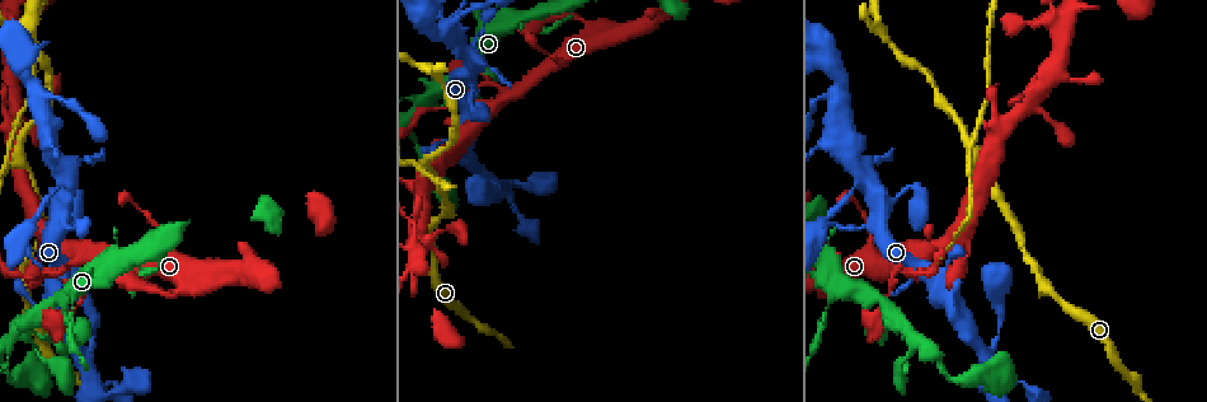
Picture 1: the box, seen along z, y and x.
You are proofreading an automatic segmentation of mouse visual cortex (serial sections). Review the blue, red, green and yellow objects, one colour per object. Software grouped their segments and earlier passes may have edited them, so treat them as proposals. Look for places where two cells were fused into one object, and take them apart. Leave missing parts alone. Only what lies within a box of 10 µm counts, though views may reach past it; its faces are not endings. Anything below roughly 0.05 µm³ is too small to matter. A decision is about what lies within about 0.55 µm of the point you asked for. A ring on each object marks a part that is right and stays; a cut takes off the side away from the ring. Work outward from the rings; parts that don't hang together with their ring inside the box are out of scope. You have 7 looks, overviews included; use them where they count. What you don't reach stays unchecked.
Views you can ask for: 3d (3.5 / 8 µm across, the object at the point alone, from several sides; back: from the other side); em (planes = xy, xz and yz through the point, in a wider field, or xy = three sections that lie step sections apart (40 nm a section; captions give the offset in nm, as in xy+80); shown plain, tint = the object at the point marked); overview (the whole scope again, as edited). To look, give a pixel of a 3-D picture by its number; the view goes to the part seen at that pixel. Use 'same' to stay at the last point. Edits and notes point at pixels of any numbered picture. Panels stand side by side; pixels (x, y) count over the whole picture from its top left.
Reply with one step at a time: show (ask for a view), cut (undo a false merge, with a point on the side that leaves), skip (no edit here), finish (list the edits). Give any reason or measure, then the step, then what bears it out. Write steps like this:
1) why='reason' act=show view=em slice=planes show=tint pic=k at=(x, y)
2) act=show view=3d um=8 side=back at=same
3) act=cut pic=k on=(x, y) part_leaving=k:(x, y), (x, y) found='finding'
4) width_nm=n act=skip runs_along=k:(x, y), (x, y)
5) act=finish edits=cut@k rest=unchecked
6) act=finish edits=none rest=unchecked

why='thin neck' act=show view=3d um=3.5 pic=1 at=(473, 45)

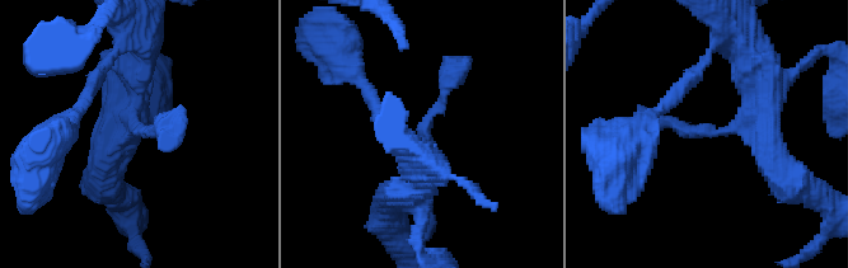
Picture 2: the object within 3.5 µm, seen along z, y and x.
why='shape alone is not enough' act=show view=em slice=xy step=1 show=tint pic=2 at=(138, 132)

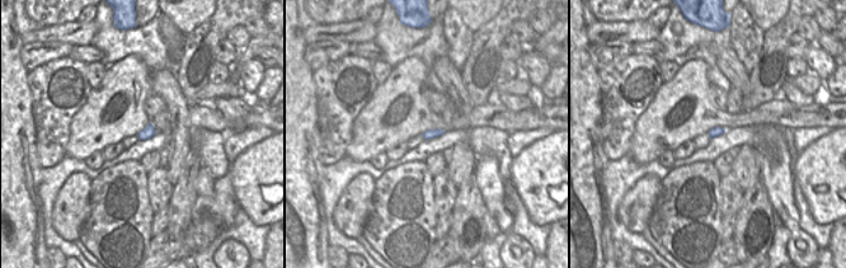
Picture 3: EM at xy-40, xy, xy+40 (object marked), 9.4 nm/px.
act=show view=em slice=xy step=5 show=tint at=same

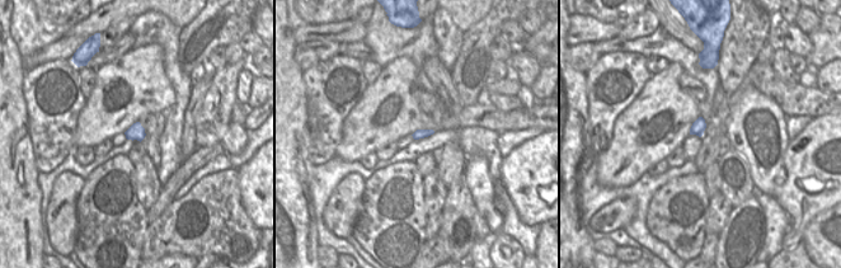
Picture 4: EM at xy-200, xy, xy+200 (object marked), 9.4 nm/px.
width_nm=100 act=skip runs_along=2:(389, 197), (451, 70) found='all the same cell'

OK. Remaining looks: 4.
why='looks like a crossing' act=show view=3d um=3.5 pic=1 at=(427, 164)

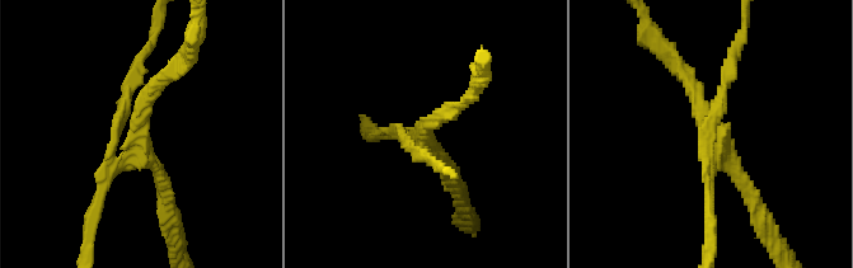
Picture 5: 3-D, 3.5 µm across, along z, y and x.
arms=4 arm_widths_nm=150,150,200,200 why='now the EM' act=show view=em slice=xy step=3 show=tint pic=5 at=(421, 130)

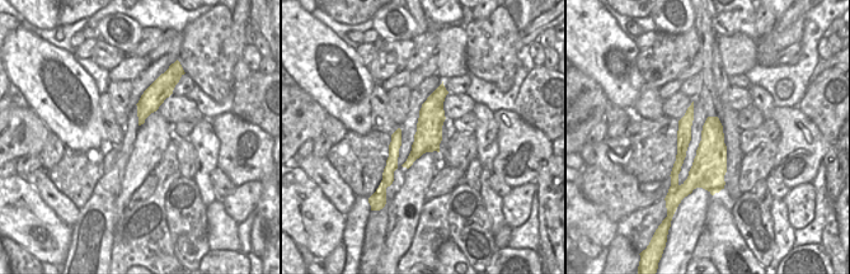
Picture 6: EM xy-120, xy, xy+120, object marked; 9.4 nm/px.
act=cut pic=5 on=(725, 70) part_leaving=5:(716, 109), (745, 27) found='a second cell is stuck on'

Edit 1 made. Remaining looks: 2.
act=finish edits=cut@5 rest=unchecked

